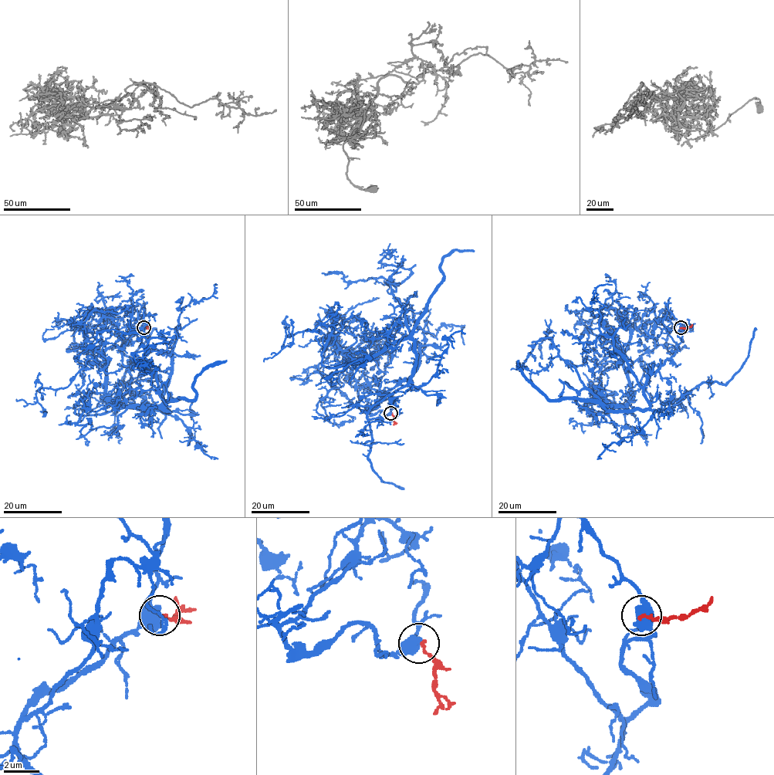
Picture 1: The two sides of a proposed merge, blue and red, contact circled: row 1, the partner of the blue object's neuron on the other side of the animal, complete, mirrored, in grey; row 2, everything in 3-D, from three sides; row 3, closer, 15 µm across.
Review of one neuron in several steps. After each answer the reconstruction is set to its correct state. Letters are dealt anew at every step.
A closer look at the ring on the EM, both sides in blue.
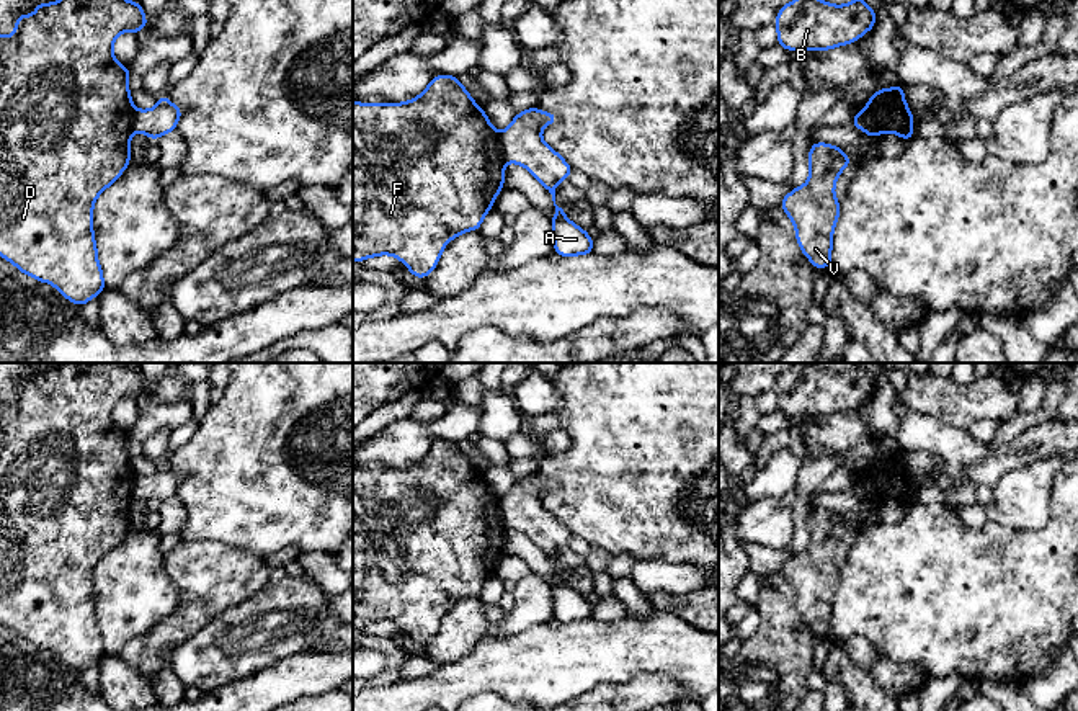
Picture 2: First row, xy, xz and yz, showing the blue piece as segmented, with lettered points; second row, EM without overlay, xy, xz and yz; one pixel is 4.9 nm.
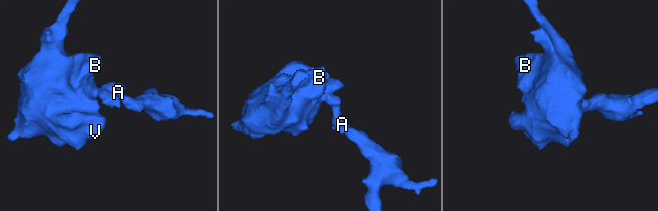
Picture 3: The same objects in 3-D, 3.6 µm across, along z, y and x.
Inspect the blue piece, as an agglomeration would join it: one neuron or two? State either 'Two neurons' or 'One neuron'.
Two neurons

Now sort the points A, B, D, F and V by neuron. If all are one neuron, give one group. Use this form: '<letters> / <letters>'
A / B D F V

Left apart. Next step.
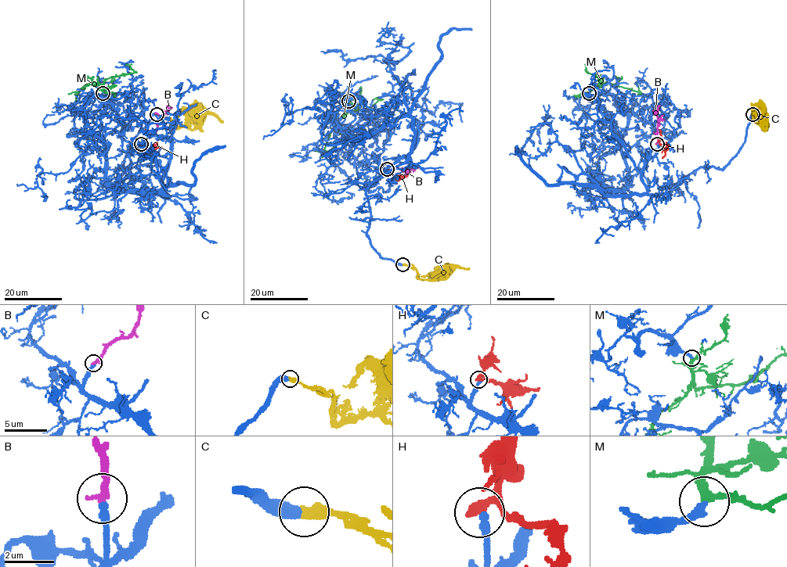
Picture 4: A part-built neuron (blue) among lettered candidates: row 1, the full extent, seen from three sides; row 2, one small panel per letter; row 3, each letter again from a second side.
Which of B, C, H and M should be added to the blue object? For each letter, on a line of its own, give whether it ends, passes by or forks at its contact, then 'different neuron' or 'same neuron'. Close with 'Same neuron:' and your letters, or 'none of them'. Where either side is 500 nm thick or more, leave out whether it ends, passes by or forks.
B: it ends | same neuron
C: it ends | same neuron
H: it passes by | different neuron
M: it passes by | same neuron
Same neuron: B, C, M

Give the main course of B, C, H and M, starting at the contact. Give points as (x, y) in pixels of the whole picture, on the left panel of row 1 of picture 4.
B: (141, 144), (155, 132), (158, 118), (164, 112), (156, 106)
C: (157, 114), (171, 119), (178, 126), (188, 125), (207, 113), (214, 113), (223, 122)
H: (140, 144), (148, 145), (149, 158)
M: (102, 93), (102, 87), (95, 83), (78, 91), (87, 84)

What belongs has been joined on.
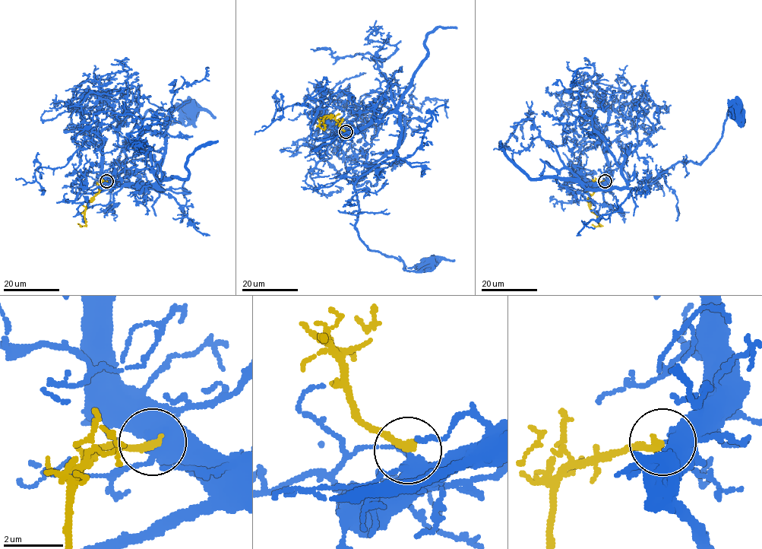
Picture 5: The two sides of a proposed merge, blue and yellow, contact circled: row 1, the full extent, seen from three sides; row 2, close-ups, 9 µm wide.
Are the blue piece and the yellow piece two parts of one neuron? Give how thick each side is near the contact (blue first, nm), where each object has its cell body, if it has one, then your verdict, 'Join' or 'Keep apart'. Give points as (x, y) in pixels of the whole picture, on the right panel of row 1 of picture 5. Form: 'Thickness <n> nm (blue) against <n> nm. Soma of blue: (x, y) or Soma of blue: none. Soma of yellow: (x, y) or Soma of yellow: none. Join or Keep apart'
Thickness 360 nm (blue) against 280 nm. Soma of blue: (736, 109). Soma of yellow: none. Join

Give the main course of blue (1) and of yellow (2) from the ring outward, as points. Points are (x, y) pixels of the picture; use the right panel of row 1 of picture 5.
1: (605, 181), (586, 188), (645, 187), (679, 162), (700, 163), (719, 141), (729, 111), (743, 122), (736, 106)
2: (605, 181), (596, 184), (594, 192), (589, 196), (588, 204), (602, 226), (592, 224)

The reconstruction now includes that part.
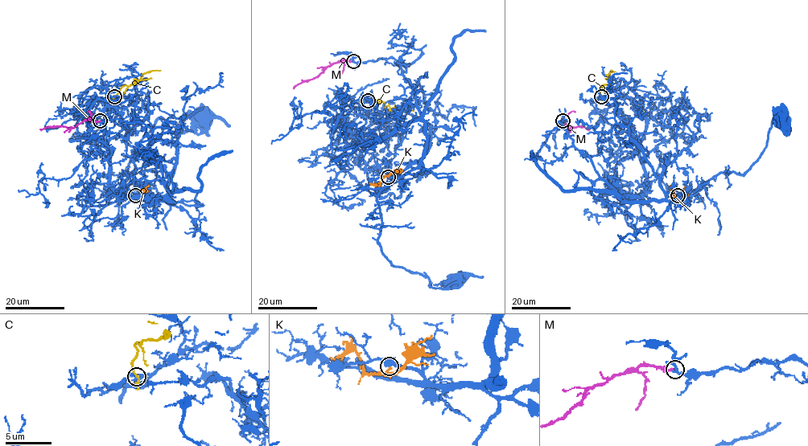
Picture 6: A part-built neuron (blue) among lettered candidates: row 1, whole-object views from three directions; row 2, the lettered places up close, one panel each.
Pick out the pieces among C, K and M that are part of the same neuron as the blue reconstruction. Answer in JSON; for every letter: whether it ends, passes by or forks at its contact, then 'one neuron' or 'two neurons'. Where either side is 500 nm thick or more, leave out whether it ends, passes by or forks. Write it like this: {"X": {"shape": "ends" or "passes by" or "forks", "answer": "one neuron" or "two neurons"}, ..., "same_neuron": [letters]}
{"C": {"shape": "forks", "answer": "two neurons"}, "K": {"answer": "two neurons"}, "M": {"shape": "ends", "answer": "two neurons"}, "same_neuron": []}

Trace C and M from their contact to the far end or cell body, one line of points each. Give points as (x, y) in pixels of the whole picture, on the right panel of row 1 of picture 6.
C: (601, 96), (601, 86), (610, 82), (608, 76), (612, 71)
M: (562, 120), (568, 128), (578, 126), (589, 129)

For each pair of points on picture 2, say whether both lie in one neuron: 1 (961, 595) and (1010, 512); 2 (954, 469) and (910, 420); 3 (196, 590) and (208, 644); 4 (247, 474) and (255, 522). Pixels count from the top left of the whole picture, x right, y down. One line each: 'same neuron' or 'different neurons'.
1: different neurons
2: same neuron
3: different neurons
4: same neuron

